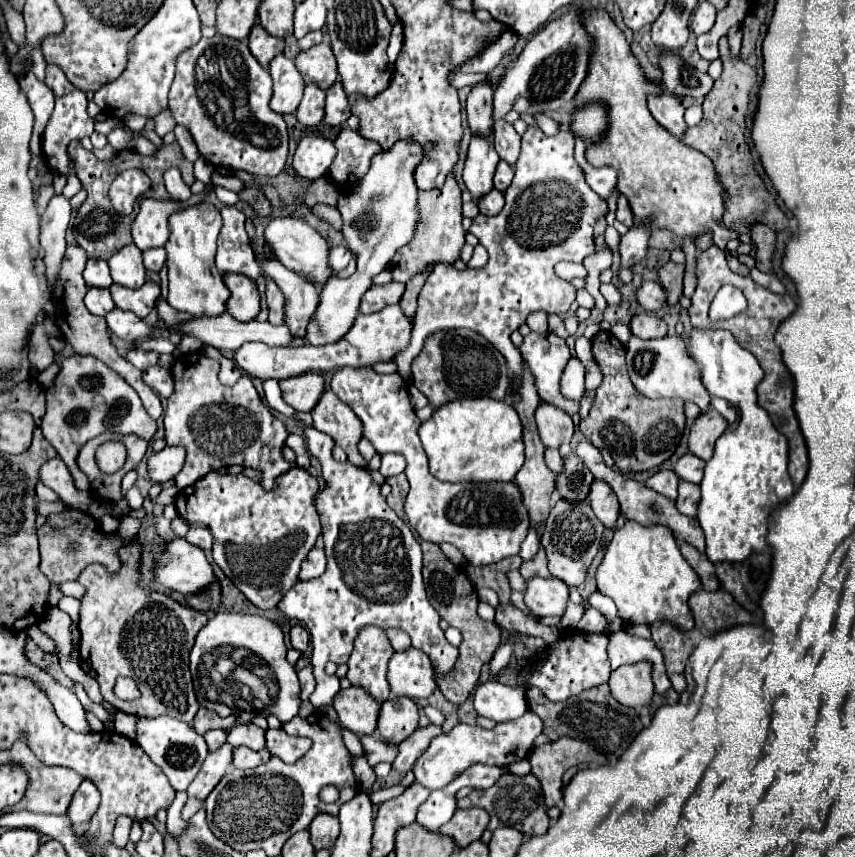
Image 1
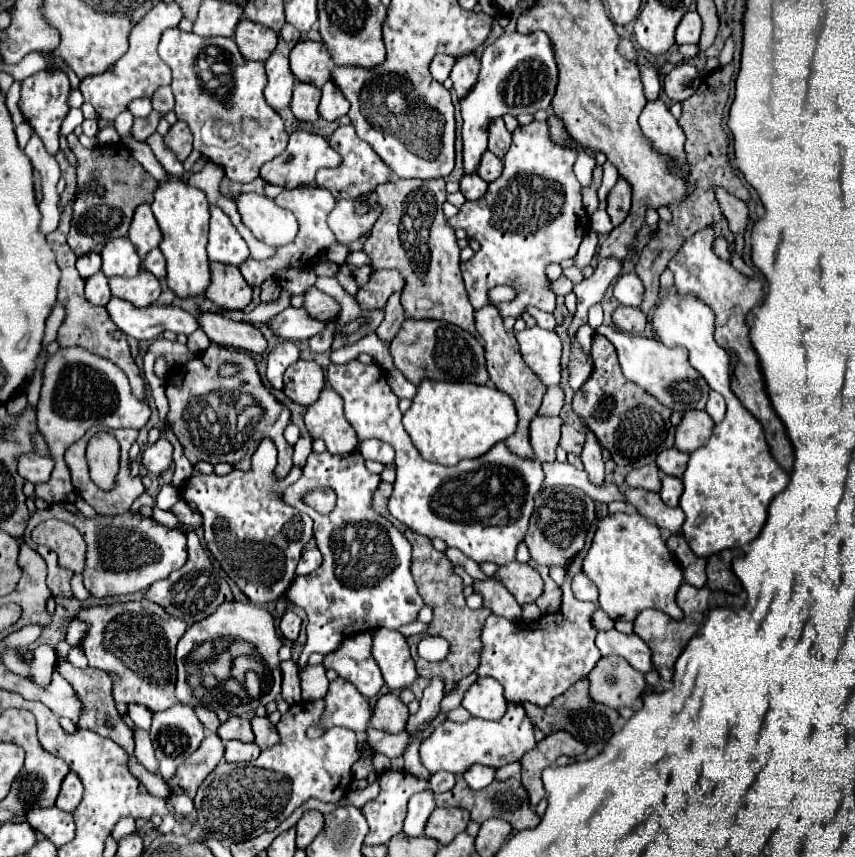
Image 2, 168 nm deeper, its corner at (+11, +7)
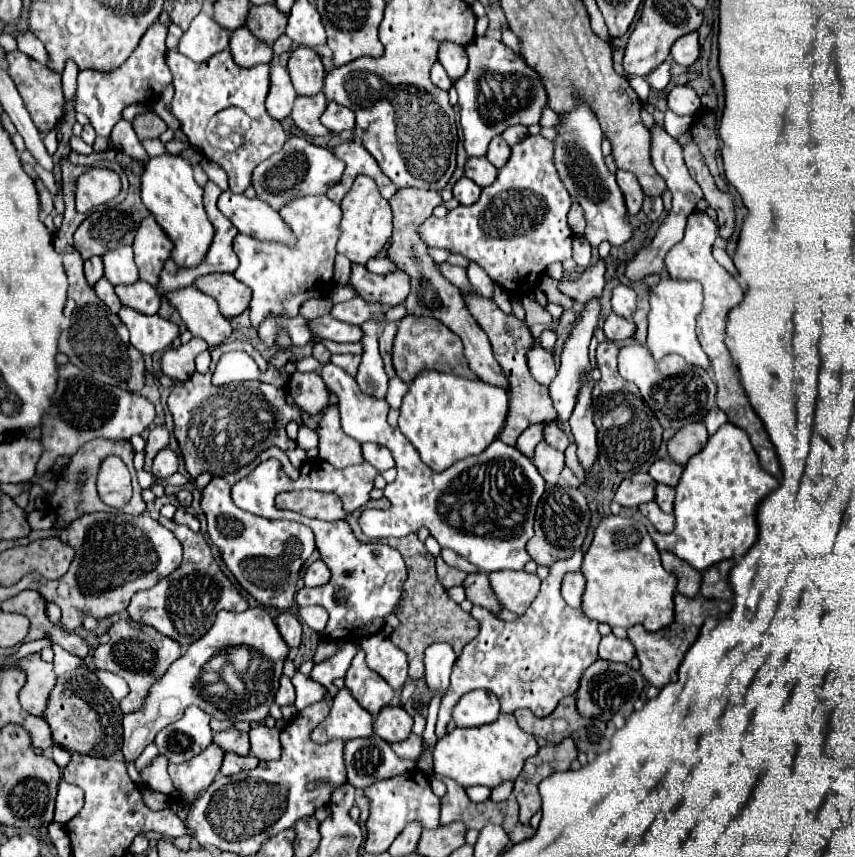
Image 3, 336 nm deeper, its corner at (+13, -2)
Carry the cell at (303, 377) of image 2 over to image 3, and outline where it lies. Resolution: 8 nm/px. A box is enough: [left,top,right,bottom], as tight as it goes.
[287,373,329,413]

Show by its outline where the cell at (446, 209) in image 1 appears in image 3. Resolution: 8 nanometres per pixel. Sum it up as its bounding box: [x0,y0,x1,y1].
[387,187,507,389]

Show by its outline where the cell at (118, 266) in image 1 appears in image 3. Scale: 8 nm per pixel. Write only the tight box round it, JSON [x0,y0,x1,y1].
[103,247,139,285]

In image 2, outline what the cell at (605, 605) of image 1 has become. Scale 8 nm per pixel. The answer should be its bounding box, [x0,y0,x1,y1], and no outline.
[573,574,597,602]

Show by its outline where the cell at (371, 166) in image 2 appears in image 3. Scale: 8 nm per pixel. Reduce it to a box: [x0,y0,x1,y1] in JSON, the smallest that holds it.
[327,141,397,203]

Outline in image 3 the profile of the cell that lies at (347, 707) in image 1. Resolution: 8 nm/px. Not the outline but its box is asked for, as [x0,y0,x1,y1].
[313,689,373,743]

